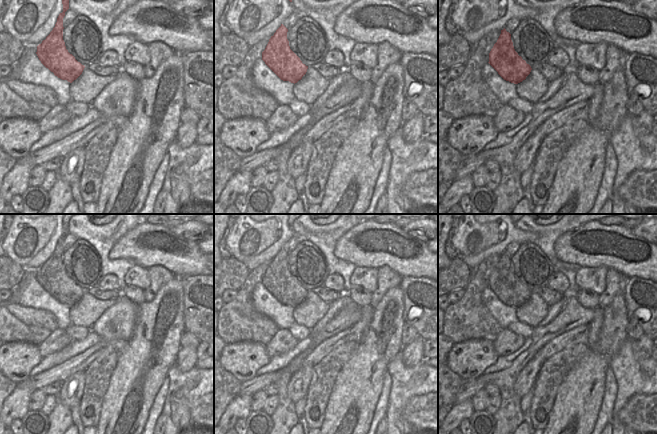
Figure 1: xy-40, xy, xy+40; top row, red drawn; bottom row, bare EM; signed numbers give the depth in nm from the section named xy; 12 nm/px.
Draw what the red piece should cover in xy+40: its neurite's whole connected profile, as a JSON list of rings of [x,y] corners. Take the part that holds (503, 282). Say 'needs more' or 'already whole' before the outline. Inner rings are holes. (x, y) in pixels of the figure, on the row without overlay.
already whole; [[[504,252],[489,277],[488,286],[506,305],[518,308],[526,303],[532,292],[515,275],[511,258]]]

